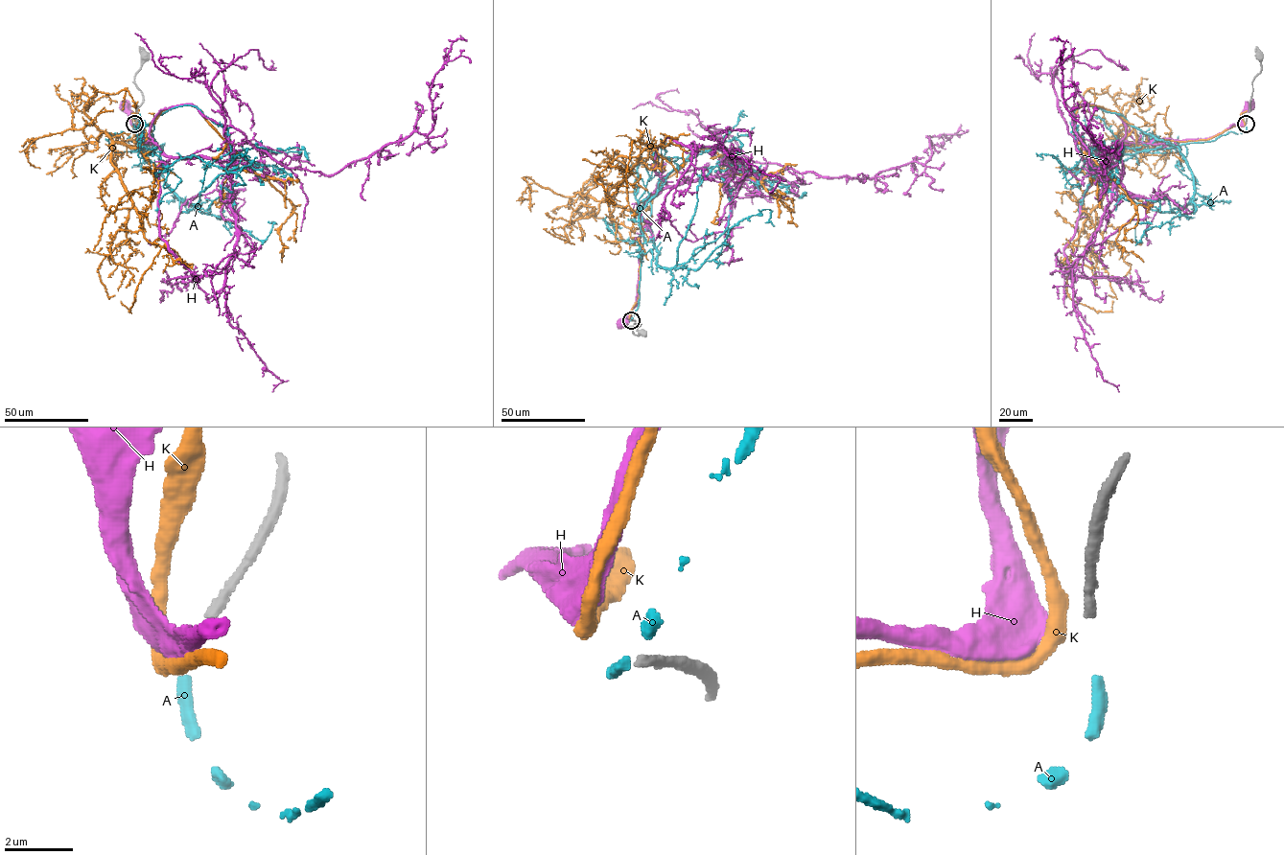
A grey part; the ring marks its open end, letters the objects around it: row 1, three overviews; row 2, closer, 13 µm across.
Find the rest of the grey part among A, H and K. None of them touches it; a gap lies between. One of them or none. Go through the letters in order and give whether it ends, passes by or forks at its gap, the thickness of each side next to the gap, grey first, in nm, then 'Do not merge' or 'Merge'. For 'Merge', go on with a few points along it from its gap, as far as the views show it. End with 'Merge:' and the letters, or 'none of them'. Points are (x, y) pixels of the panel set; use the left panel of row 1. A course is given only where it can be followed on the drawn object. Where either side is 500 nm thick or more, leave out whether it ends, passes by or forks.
A: It ends there. Thickness 280 nm (grey) against 360 nm. Merge. Its course: (133, 127), (143, 147), (154, 141), (160, 114), (194, 105), (227, 129), (241, 153), (298, 147), (309, 163)
H: Thickness 280 nm (grey) against 550 nm. Do not merge
K: It passes by. Thickness 280 nm (grey) against 460 nm. Do not merge
Merge: A

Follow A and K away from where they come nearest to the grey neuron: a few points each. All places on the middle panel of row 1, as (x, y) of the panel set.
A: (631, 320), (640, 297), (640, 245), (651, 239), (650, 201), (691, 152), (722, 150), (733, 164), (805, 194)
K: (629, 318), (642, 245), (636, 211), (696, 150), (716, 152), (790, 210), (778, 190), (779, 218)

